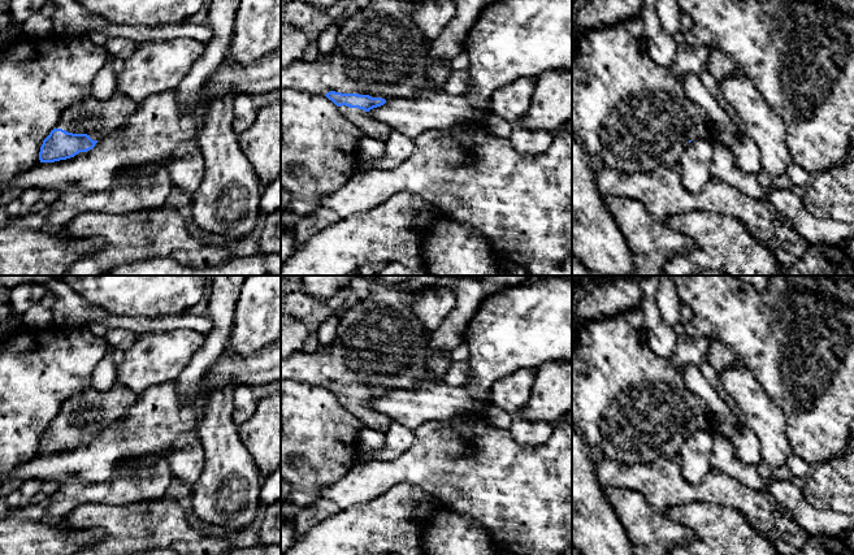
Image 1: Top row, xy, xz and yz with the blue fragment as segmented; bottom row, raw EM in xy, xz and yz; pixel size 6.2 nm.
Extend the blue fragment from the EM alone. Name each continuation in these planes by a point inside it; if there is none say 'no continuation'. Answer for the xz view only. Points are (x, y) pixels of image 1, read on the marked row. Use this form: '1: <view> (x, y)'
1: xz (380, 51)
2: xz (375, 129)

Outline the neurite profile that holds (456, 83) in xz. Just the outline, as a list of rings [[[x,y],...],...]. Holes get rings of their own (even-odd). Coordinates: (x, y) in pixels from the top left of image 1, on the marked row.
[[[452,71],[448,79],[446,81],[442,91],[445,91],[447,95],[465,96],[467,81],[467,71]]]

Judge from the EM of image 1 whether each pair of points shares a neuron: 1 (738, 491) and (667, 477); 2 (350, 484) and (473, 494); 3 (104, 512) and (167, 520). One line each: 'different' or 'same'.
1: same
2: same
3: same

